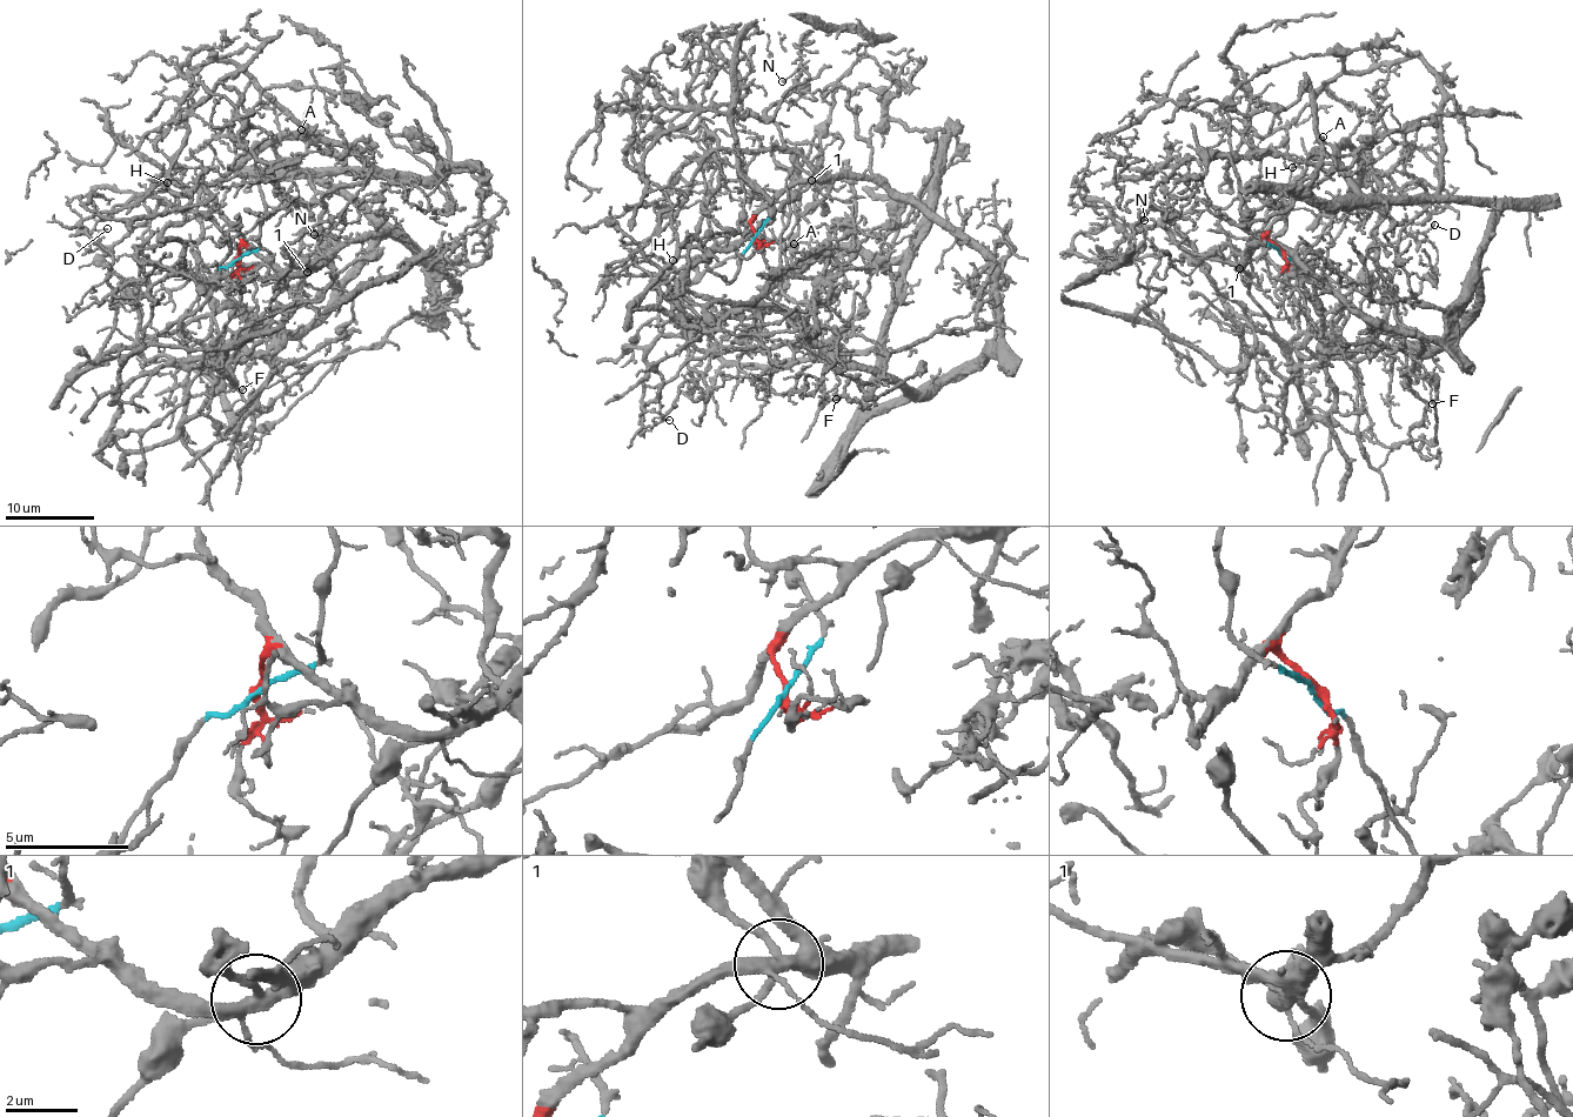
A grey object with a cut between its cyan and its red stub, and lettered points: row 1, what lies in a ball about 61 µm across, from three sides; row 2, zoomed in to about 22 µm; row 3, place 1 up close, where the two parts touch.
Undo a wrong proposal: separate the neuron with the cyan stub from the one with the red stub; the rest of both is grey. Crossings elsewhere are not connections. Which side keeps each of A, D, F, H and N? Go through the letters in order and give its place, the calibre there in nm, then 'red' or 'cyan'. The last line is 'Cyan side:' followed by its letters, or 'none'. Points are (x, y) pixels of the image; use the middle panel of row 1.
A: (794, 243) | 200 nm | red
D: (669, 420) | 70 nm | cyan
F: (836, 399) | 120 nm | cyan
H: (673, 260) | 120 nm | red
N: (782, 81) | 120 nm | red
Cyan side: D, F

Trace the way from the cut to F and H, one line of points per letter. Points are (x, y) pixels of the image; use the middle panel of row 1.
F: (756, 235), (725, 282), (687, 238), (637, 306), (715, 328), (733, 313), (788, 306), (836, 374), (836, 399)
H: (756, 235), (751, 222), (738, 240), (673, 259)

